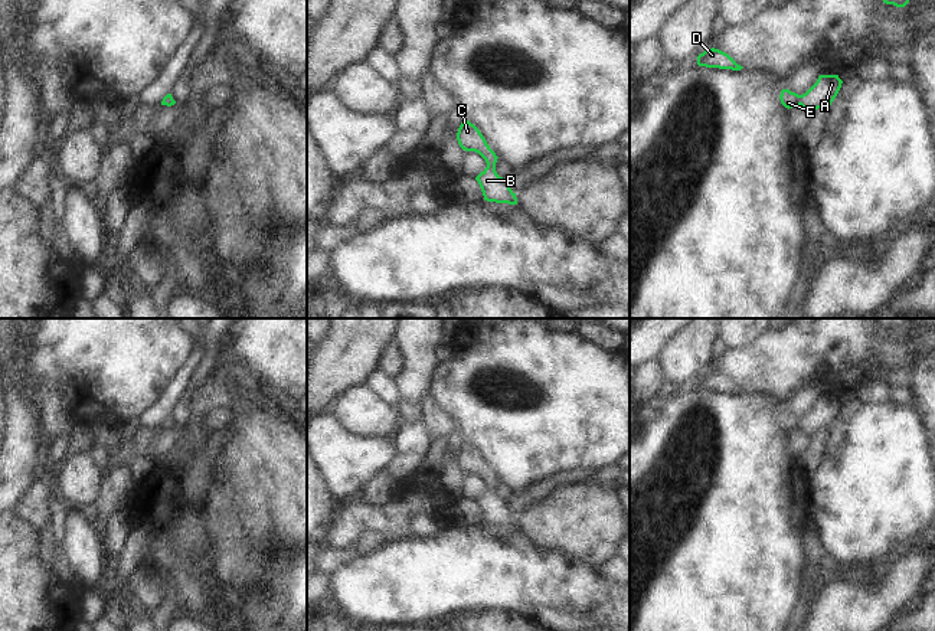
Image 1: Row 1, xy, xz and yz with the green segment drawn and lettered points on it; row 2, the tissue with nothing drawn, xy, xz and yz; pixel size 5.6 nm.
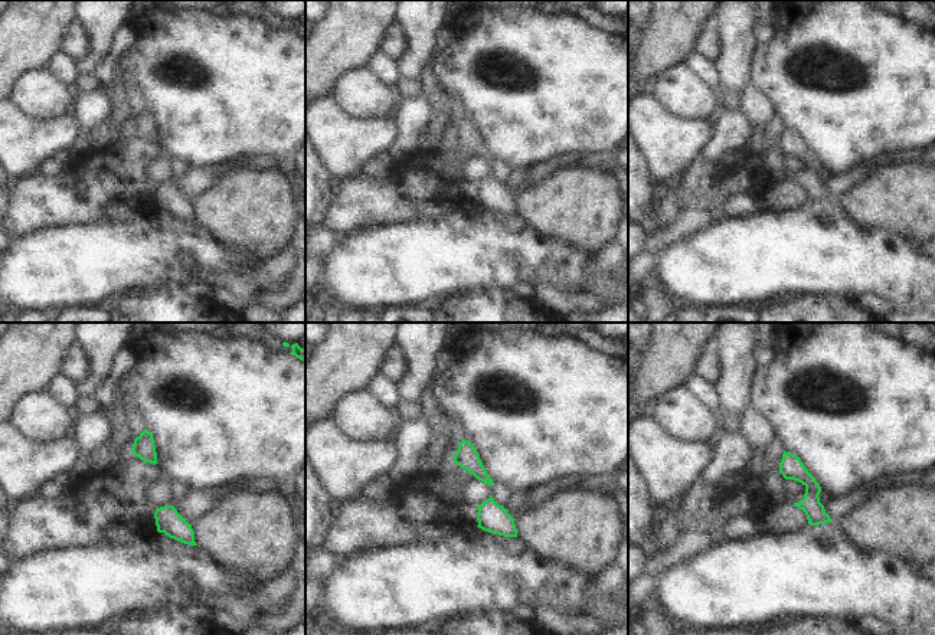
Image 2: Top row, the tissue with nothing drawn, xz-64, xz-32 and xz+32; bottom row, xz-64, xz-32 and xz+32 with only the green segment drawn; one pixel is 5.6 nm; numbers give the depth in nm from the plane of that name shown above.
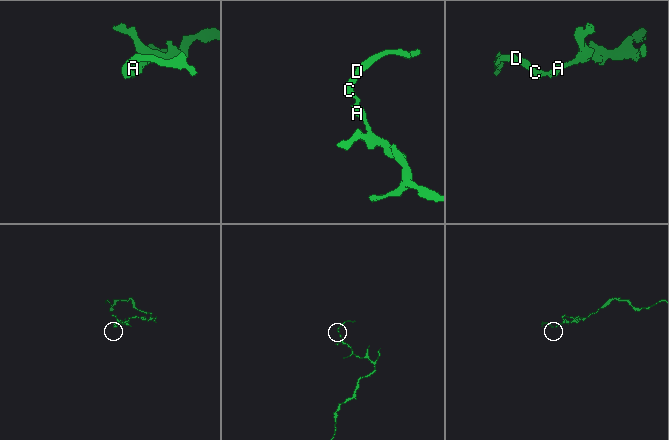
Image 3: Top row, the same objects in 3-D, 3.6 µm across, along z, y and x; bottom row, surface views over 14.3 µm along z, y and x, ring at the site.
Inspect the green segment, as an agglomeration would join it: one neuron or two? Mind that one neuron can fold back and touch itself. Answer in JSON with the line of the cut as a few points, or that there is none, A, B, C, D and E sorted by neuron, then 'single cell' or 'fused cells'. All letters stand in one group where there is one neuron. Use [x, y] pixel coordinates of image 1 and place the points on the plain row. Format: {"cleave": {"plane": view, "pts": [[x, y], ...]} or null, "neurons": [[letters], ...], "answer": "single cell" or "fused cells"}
{"cleave": null, "neurons": [["A", "B", "C", "D", "E"]], "answer": "single cell"}

